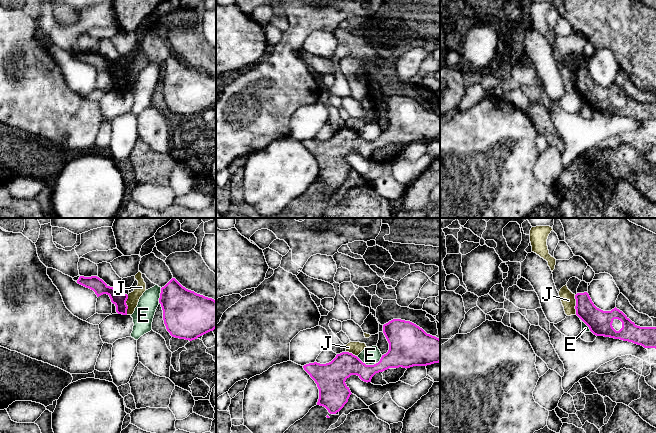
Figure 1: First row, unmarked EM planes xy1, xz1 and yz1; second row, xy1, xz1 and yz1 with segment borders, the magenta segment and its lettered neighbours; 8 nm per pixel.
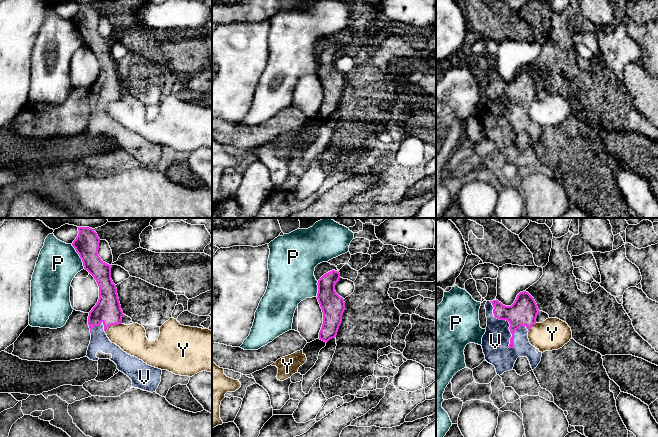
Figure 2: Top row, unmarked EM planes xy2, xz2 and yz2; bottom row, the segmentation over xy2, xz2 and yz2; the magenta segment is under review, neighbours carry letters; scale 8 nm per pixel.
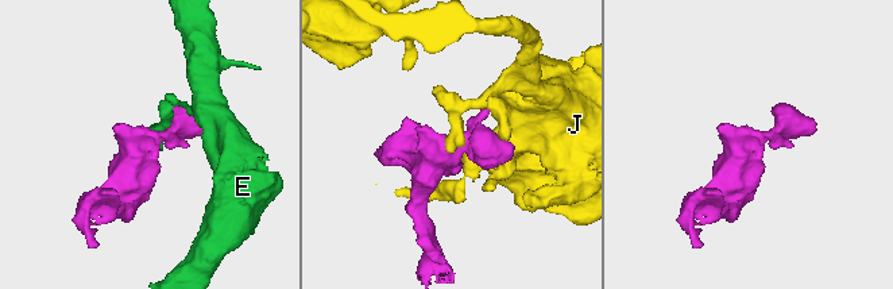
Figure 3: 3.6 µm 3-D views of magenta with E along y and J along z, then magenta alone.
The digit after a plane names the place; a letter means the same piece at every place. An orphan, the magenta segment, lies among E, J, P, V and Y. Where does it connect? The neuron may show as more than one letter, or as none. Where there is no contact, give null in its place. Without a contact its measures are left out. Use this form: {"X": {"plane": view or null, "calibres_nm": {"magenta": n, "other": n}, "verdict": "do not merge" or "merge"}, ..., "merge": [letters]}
{"E": {"plane": "xz1", "calibres_nm": {"magenta": 200, "other": 140}, "verdict": "do not merge"}, "J": {"plane": "xy1", "calibres_nm": {"magenta": 110, "other": 100}, "verdict": "do not merge"}, "P": {"plane": "xy2", "calibres_nm": {"magenta": 200, "other": 340}, "verdict": "do not merge"}, "V": {"plane": "yz2", "calibres_nm": {"magenta": 220, "other": 220}, "verdict": "merge"}, "Y": {"plane": "xy2", "calibres_nm": {"magenta": 220, "other": 220}, "verdict": "do not merge"}, "merge": ["V"]}

